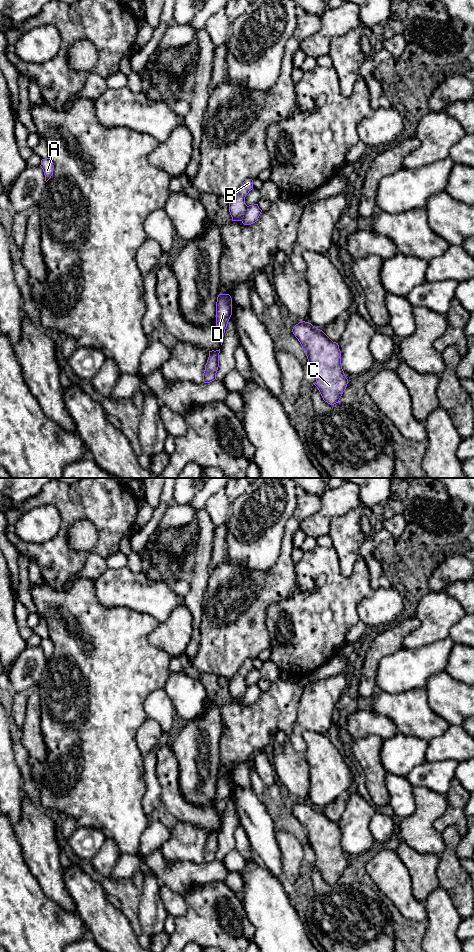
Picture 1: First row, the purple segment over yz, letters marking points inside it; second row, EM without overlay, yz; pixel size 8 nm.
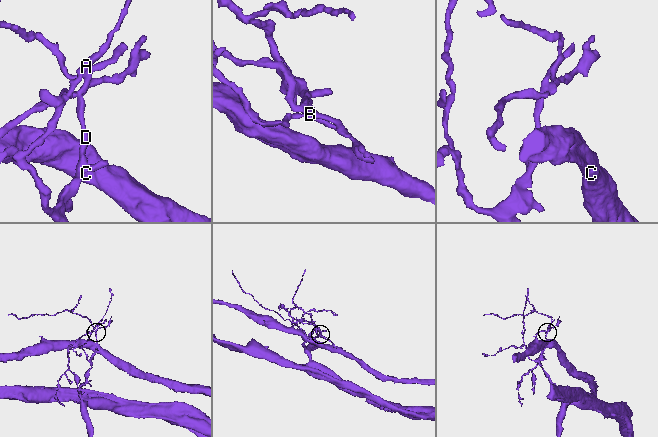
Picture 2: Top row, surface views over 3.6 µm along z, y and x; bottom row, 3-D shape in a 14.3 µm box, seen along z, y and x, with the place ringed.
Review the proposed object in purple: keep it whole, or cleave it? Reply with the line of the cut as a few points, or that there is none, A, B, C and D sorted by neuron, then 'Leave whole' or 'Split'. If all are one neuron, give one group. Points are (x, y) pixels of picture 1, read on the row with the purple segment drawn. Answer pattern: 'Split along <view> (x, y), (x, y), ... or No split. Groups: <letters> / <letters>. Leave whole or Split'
Split along yz (247, 206), (241, 220). Groups: A B D / C. Split

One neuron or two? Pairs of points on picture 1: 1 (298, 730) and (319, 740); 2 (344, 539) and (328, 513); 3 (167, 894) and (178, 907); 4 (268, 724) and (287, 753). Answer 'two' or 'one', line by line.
1: two
2: two
3: one
4: two

